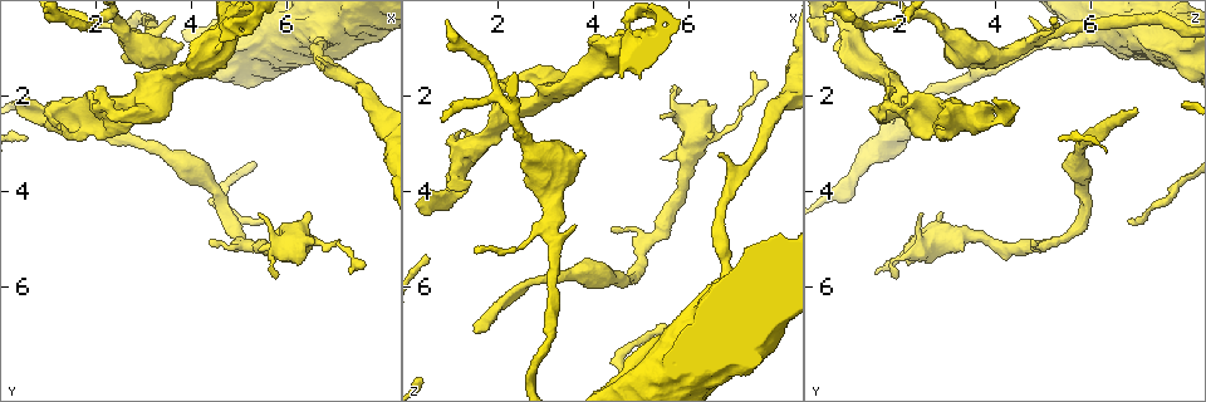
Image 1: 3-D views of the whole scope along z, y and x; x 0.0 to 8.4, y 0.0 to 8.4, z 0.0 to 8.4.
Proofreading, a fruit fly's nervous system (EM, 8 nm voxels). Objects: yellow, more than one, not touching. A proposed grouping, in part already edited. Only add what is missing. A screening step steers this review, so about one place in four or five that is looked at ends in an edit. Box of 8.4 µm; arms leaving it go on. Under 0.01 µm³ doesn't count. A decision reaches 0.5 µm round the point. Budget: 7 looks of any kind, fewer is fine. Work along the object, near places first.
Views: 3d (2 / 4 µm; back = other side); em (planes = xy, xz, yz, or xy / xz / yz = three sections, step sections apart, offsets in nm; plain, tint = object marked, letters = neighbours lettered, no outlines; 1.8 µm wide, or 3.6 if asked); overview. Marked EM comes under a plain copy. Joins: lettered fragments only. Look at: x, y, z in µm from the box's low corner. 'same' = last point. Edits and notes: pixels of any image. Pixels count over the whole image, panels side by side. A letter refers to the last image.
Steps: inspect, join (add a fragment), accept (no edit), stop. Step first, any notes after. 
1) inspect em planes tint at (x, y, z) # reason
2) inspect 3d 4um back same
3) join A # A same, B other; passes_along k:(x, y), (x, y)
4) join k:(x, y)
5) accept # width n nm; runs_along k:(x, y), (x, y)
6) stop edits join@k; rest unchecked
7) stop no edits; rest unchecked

inspect 3d 2um at (1.95, 2.15, 2.20) # closes a loop

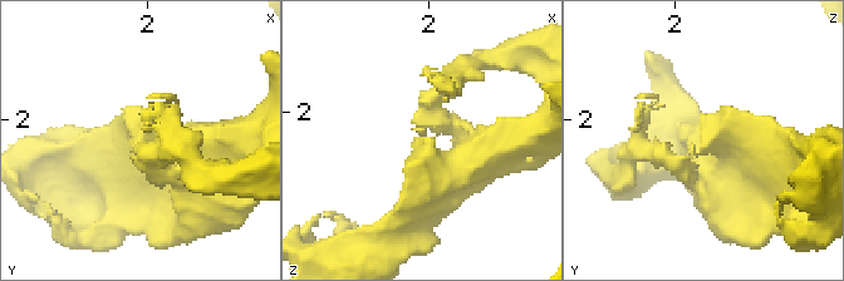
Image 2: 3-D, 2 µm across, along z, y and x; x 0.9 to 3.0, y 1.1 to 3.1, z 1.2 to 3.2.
inspect em xz step 4 letters at (1.94, 2.20, 2.20) # arm_widths 300, 300 nm; shape alone is not enough

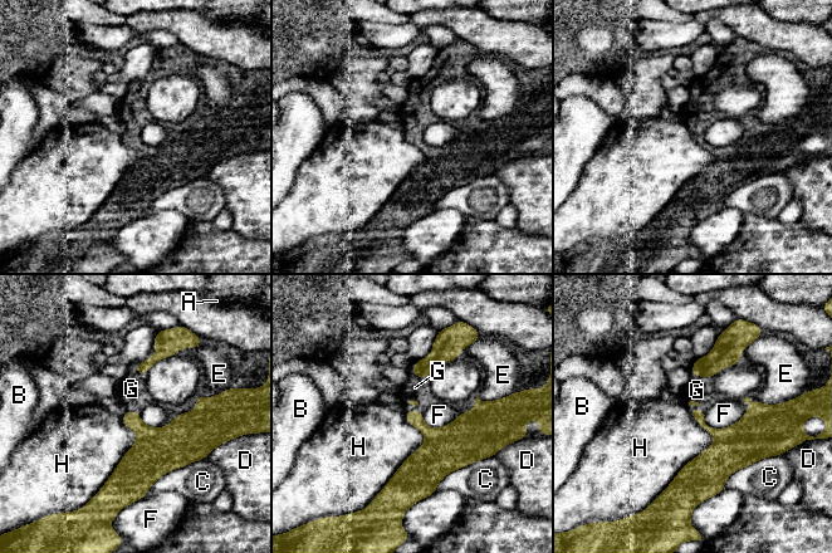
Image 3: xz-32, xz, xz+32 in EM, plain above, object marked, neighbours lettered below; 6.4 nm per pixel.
join G # longest_contact H 600 nm; A other, B other, C other, D other, E other, F other, G same, H other; it goes on there

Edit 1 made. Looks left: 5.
inspect em 3.6um planes tint at (0.60, 2.30, 4.40) # abrupt turn

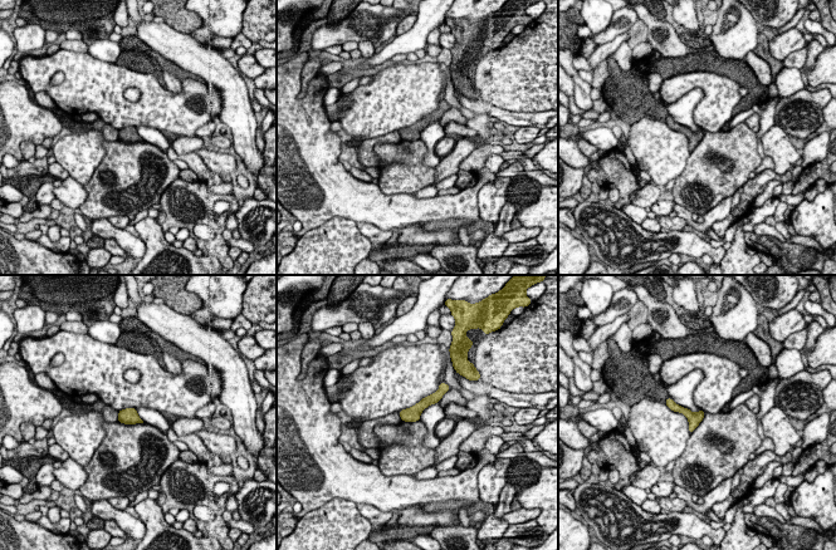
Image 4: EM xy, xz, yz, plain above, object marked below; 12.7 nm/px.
inspect em 3.6um planes letters same

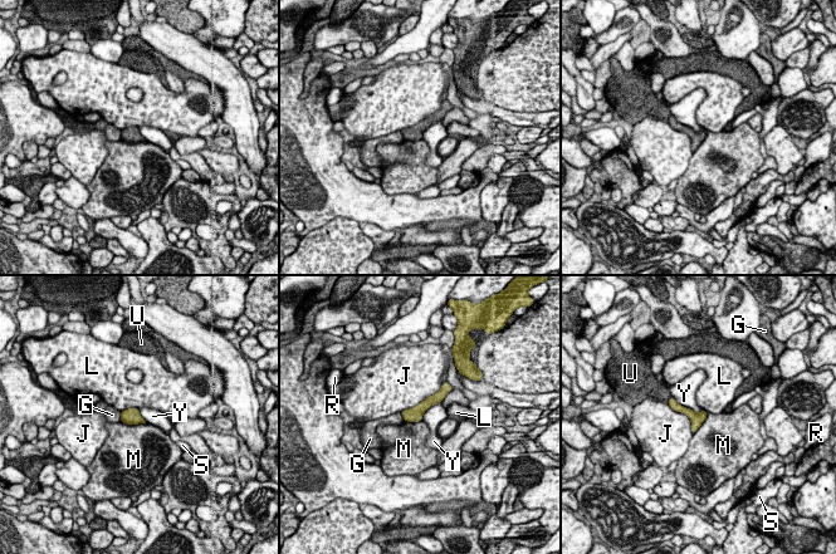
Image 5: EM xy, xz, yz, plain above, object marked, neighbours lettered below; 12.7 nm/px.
accept # width 160 nm; G other, J other, L other, M other, R other, S other, U other, Y other; runs_along 5:(444, 390), (436, 398), (406, 417); no lettered fragment goes on from it

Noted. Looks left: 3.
inspect 3d 2um at (5.80, 5.75, 1.85) # thin end

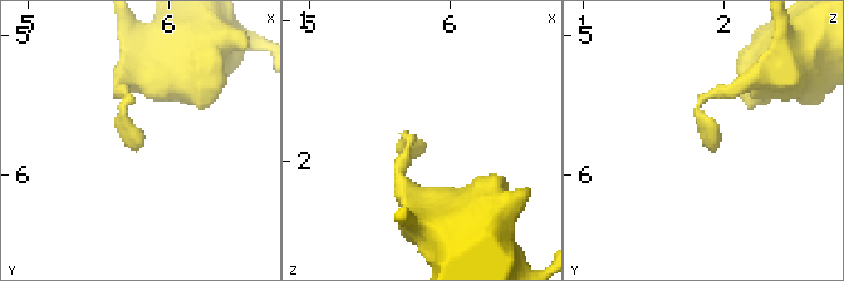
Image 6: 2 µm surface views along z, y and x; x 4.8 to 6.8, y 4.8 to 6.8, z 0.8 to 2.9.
inspect em yz step 16 letters at (5.80, 5.78, 1.84)

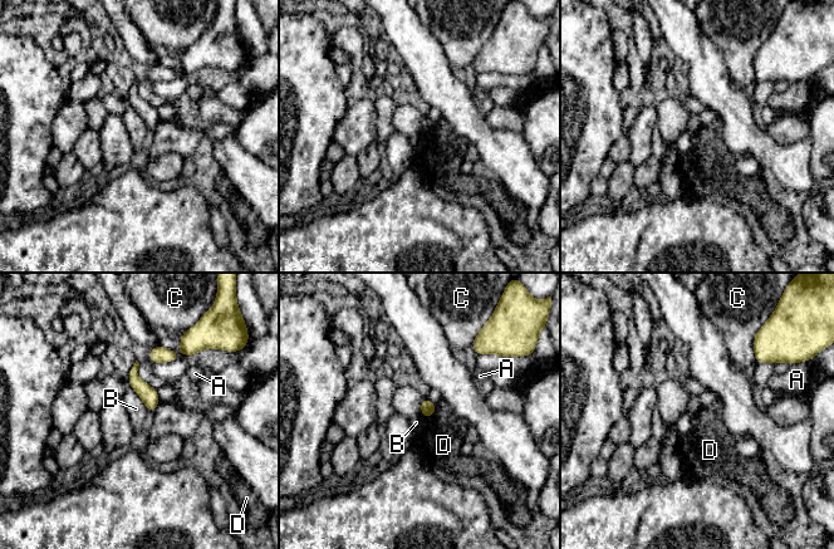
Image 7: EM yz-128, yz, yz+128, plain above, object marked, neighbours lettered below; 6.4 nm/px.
inspect em planes letters same

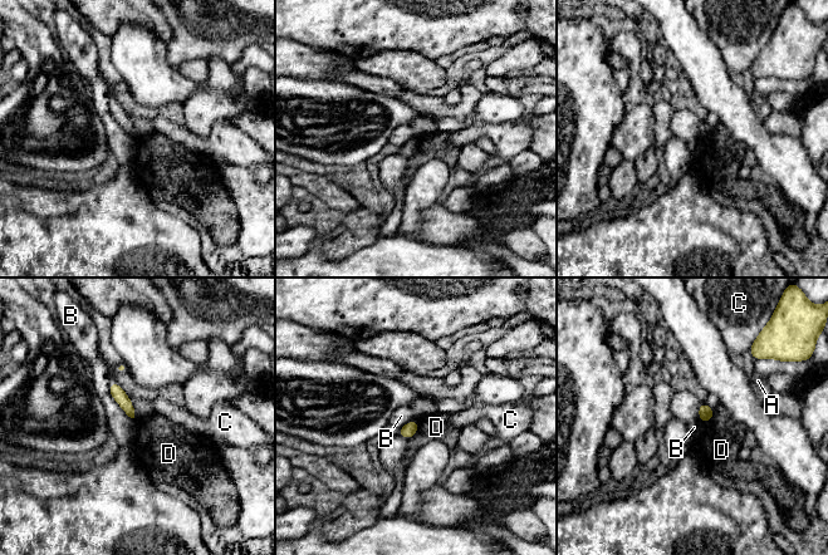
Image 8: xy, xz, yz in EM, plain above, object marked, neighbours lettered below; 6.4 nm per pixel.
accept # longest_contact B 280 nm; A other, B other, C other, D other; none of them fits

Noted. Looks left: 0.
stop edits join@3; rest unchecked

